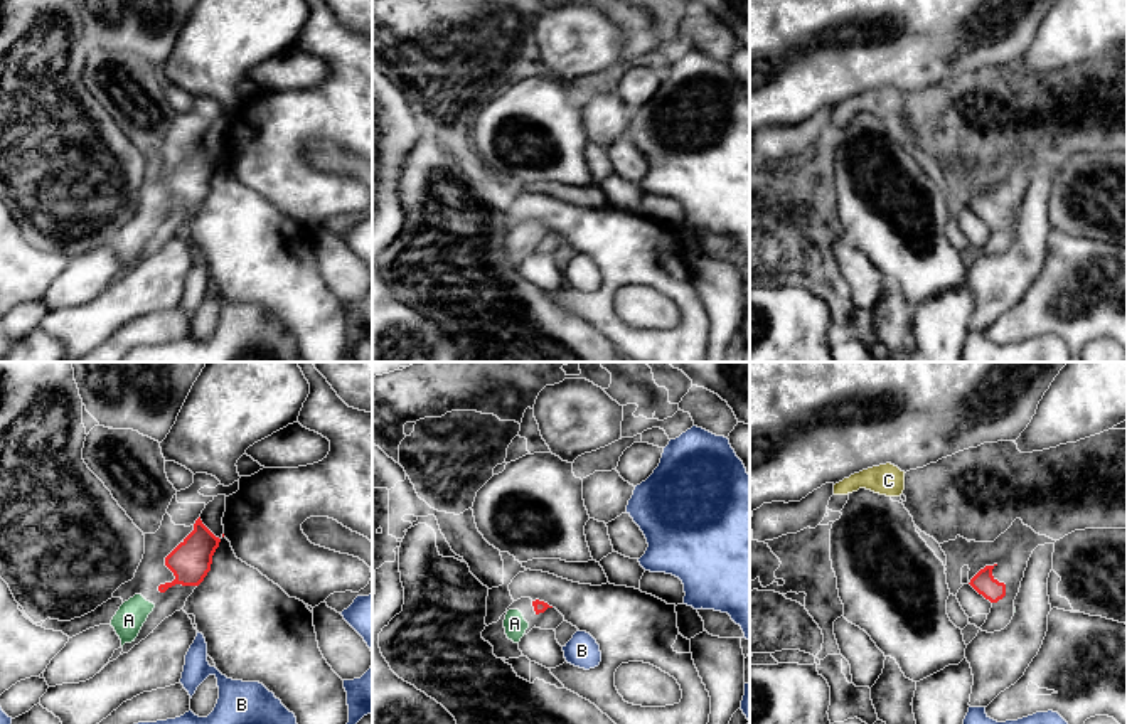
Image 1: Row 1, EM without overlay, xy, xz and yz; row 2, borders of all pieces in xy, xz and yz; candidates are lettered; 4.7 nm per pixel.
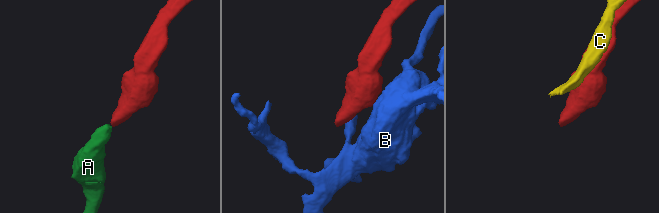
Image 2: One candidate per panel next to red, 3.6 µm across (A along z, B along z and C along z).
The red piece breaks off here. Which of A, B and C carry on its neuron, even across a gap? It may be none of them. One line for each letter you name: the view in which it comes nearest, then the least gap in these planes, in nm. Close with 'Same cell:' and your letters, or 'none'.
A: nearest in xz; 60 nm apart
Same cell: A

